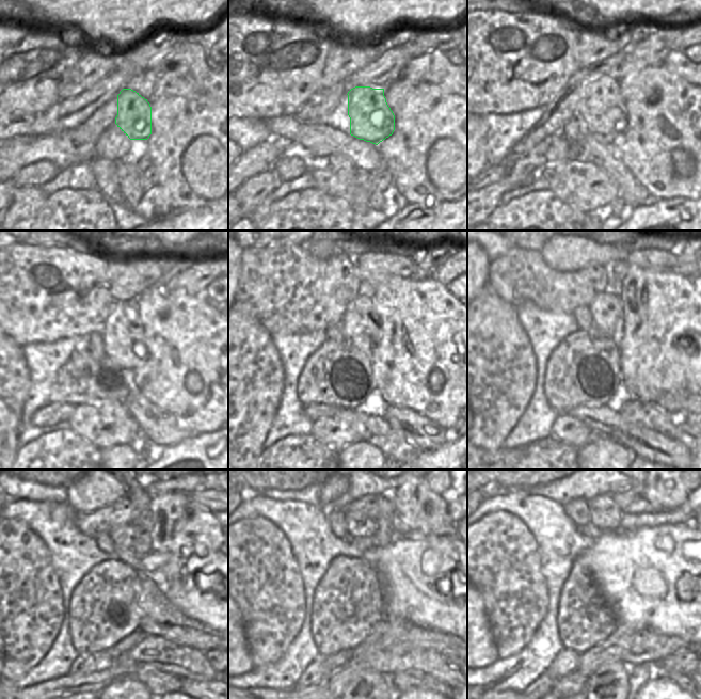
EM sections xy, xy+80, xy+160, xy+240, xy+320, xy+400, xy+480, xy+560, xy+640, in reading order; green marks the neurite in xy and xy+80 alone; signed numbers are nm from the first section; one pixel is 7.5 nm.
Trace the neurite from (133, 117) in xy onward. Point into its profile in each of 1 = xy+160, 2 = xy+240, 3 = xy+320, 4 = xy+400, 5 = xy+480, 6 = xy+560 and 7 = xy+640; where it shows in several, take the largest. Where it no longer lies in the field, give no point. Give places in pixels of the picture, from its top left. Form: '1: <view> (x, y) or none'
1: xy+160 (601, 107)
2: xy+240 (123, 336)
3: xy+320 (362, 329)
4: xy+400 (606, 311)
5: xy+480 (122, 537)
6: xy+560 (359, 524)
7: xy+640 (604, 513)

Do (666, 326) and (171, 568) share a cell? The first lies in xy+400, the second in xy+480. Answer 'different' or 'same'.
same

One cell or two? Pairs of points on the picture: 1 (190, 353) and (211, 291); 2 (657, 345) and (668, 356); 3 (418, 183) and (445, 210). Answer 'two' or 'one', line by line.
1: two
2: one
3: two

